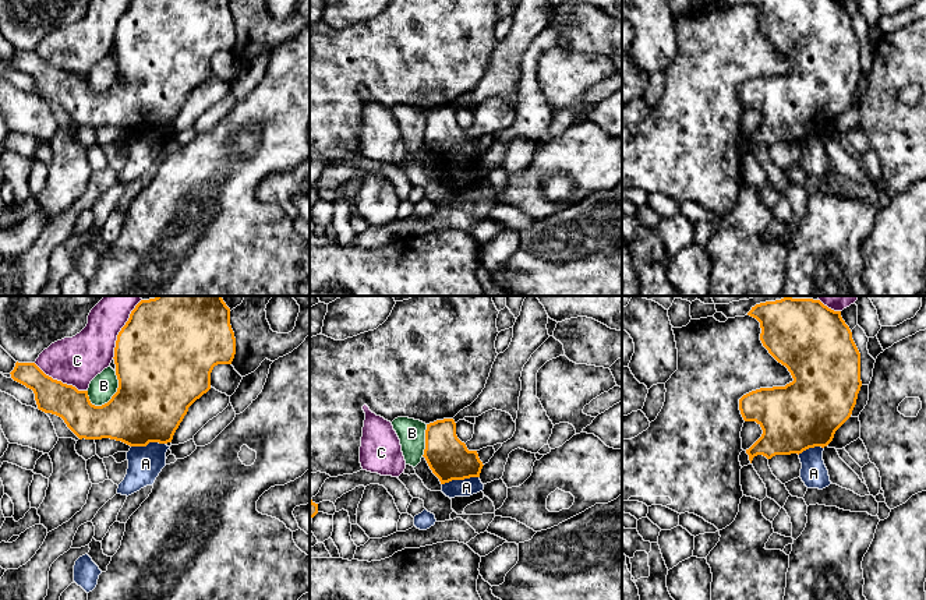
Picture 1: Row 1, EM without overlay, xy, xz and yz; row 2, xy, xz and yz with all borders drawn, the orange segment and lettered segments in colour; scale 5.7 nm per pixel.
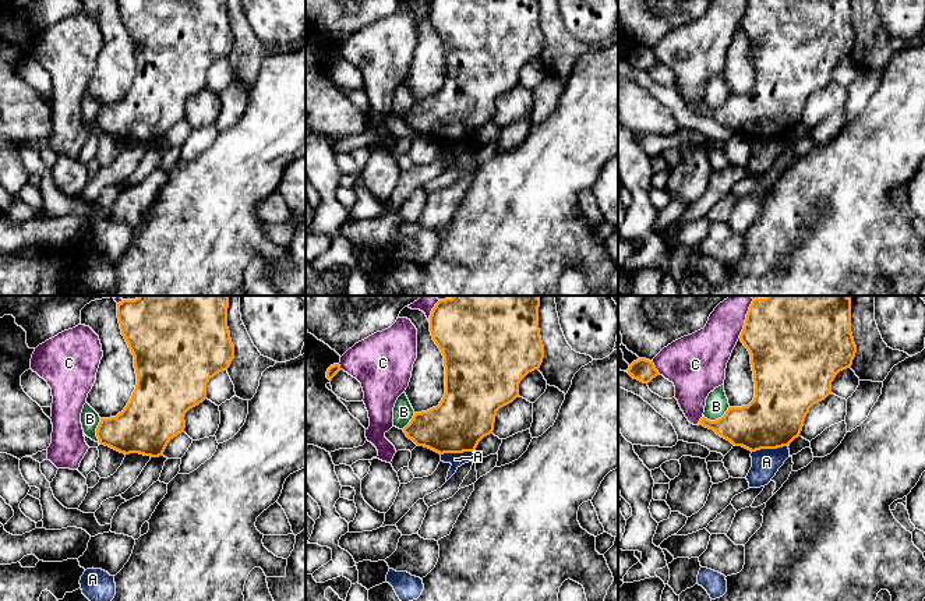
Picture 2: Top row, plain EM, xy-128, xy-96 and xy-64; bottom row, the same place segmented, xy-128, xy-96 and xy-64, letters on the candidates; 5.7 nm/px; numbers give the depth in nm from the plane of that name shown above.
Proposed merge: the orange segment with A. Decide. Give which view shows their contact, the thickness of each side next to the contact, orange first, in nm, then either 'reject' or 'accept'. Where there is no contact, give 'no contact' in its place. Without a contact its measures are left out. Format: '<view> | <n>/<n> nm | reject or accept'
xz | 240/100 nm | reject

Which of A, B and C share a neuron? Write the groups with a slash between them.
A / B / C

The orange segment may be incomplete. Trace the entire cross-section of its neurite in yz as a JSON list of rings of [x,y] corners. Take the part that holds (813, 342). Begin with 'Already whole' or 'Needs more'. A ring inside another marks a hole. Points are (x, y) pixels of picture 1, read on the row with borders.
Already whole. [[[784,297],[756,304],[747,315],[760,322],[763,346],[778,363],[788,368],[794,378],[785,387],[760,388],[739,399],[743,420],[756,421],[763,430],[761,437],[746,449],[750,463],[757,455],[771,459],[775,455],[799,455],[809,448],[827,447],[835,431],[851,417],[862,387],[860,353],[852,339],[849,327],[841,317],[841,311],[828,308],[820,300]]]

